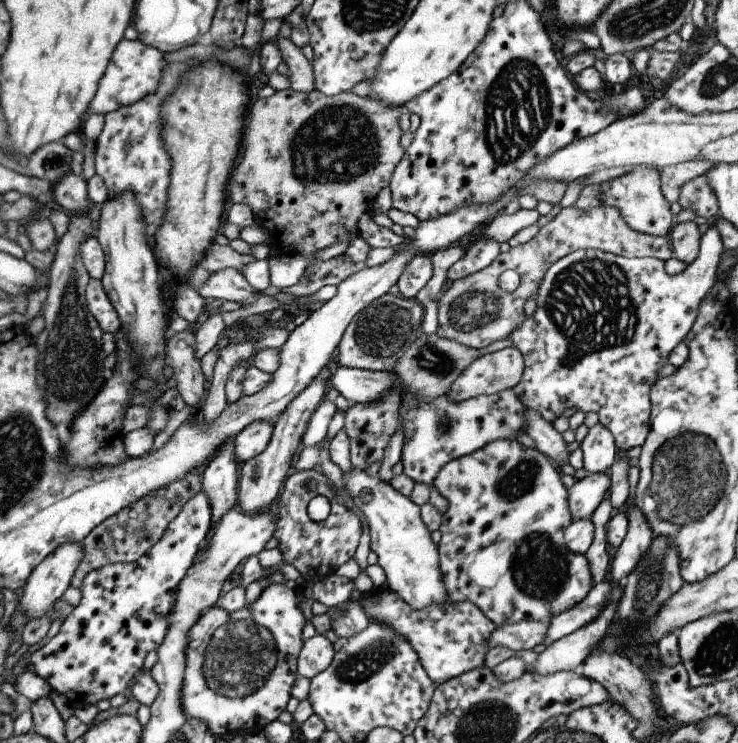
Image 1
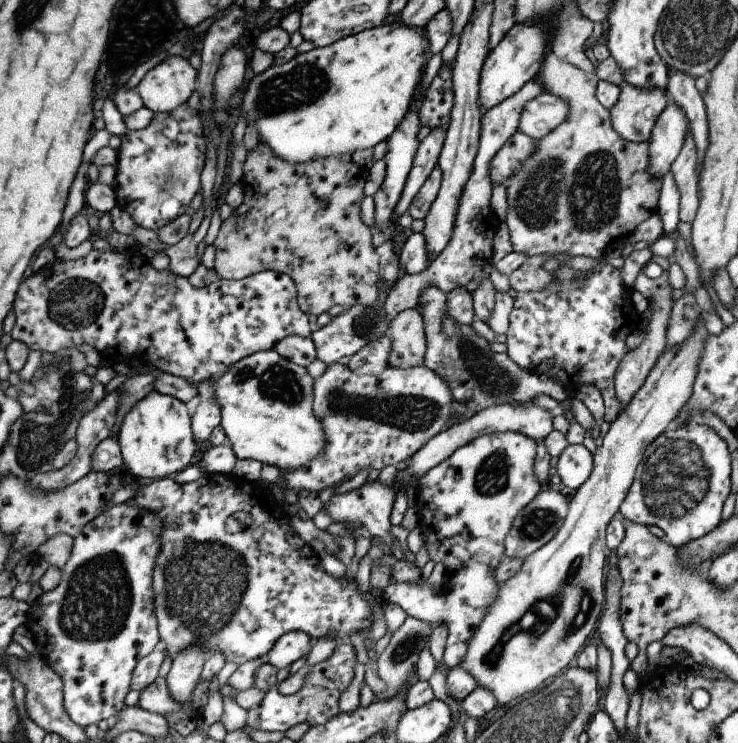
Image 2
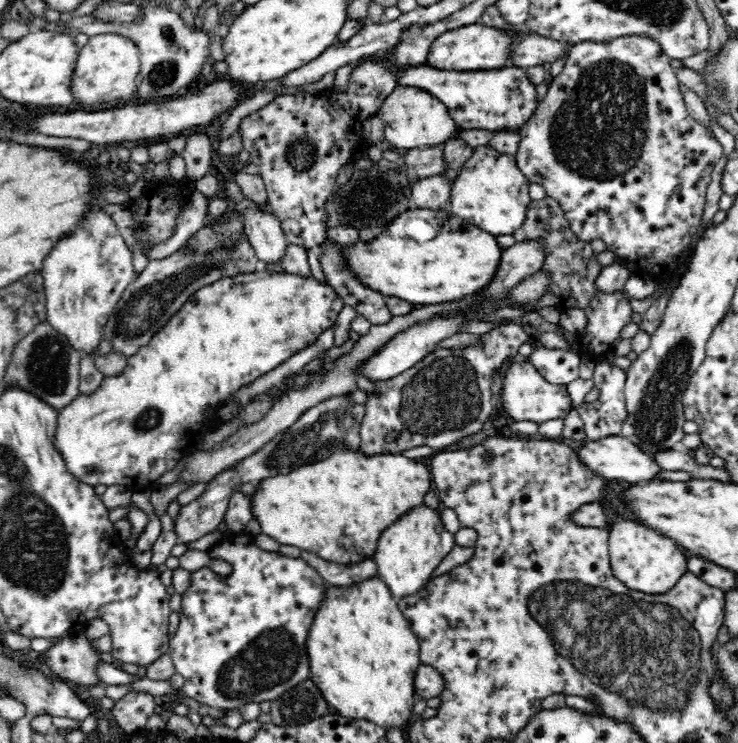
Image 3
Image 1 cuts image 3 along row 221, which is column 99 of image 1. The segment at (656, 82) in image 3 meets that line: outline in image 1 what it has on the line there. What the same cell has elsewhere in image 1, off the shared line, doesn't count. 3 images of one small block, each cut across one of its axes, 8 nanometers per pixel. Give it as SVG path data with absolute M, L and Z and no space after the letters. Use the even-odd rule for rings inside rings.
M199 490L181 507L179 514L167 524L161 538L153 546L130 563L109 563L85 574L81 581L81 599L71 614L64 618L55 636L41 648L30 654L25 665L27 672L33 672L49 684L52 691L65 696L69 708L83 708L96 705L99 700L109 700L113 695L124 692L133 678L142 670L143 660L151 650L162 644L165 630L169 626L167 614L173 608L177 584L193 564L194 556L211 528L211 510L207 496Z

